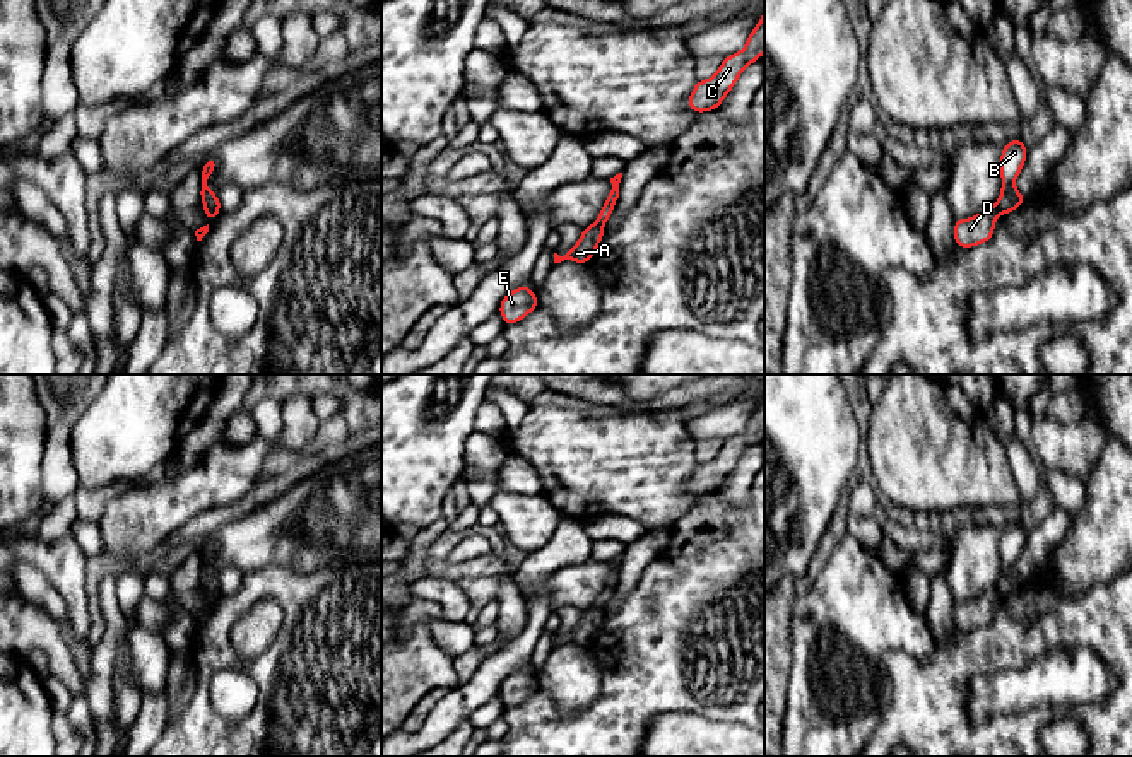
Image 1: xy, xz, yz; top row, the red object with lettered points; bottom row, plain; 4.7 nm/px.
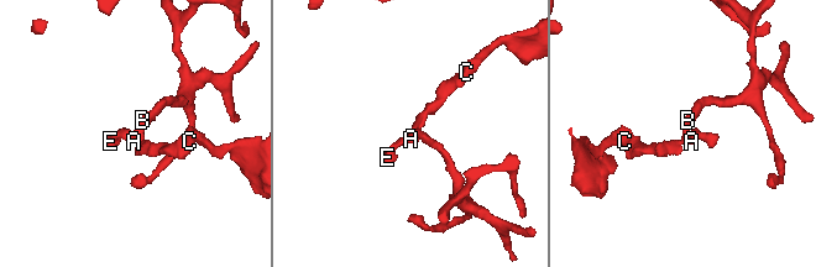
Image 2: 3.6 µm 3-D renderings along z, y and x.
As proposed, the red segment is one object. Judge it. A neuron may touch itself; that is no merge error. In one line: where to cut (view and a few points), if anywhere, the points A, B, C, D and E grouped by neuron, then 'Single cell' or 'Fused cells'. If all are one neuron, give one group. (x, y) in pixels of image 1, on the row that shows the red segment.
Split along xz (595, 222), (602, 226). Groups: A B E / C D. Fused cells

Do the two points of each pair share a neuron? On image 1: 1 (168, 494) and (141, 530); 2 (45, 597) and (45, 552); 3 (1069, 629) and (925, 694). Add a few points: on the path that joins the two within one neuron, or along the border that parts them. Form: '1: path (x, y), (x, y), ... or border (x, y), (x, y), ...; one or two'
1: path (165, 503), (146, 522); one
2: border (17, 561), (47, 580), (67, 612); two
3: path (1033, 629), (999, 646), (968, 653), (961, 660); one

